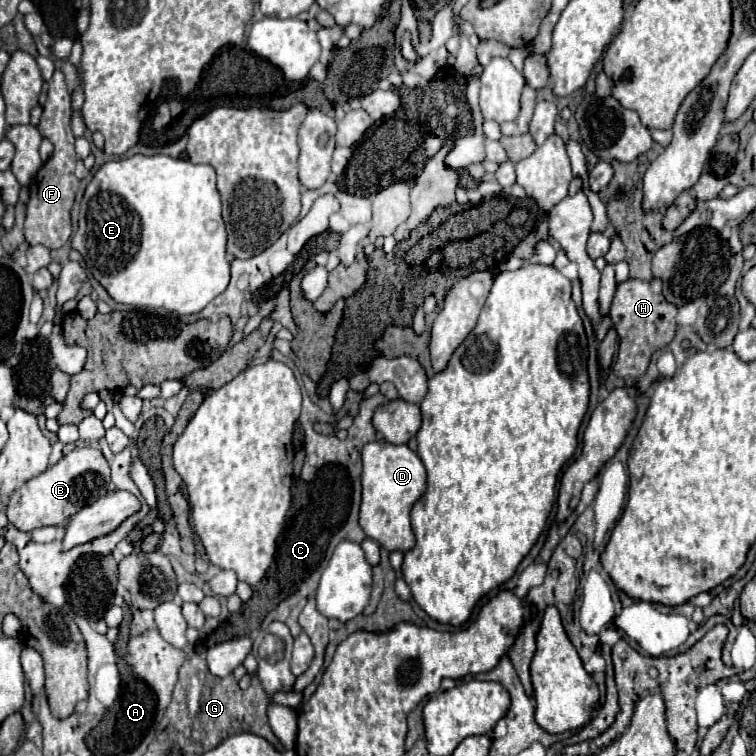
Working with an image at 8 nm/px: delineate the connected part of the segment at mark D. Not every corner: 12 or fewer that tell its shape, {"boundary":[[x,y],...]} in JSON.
{"boundary":[[406,444],[362,448],[360,526],[386,550],[414,546],[426,468]]}

